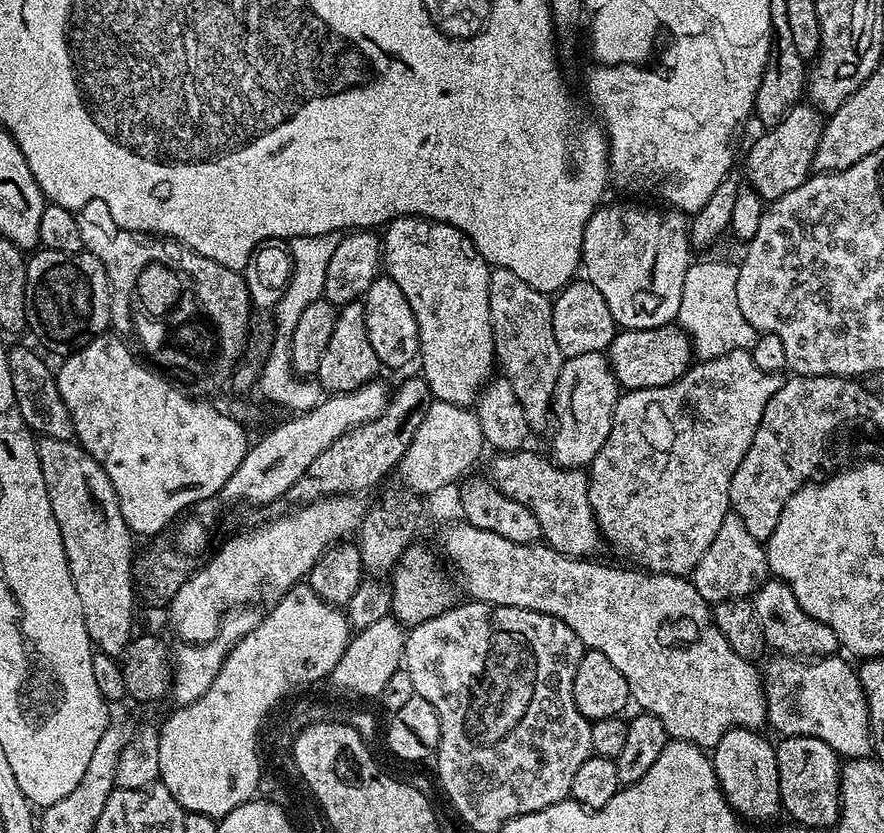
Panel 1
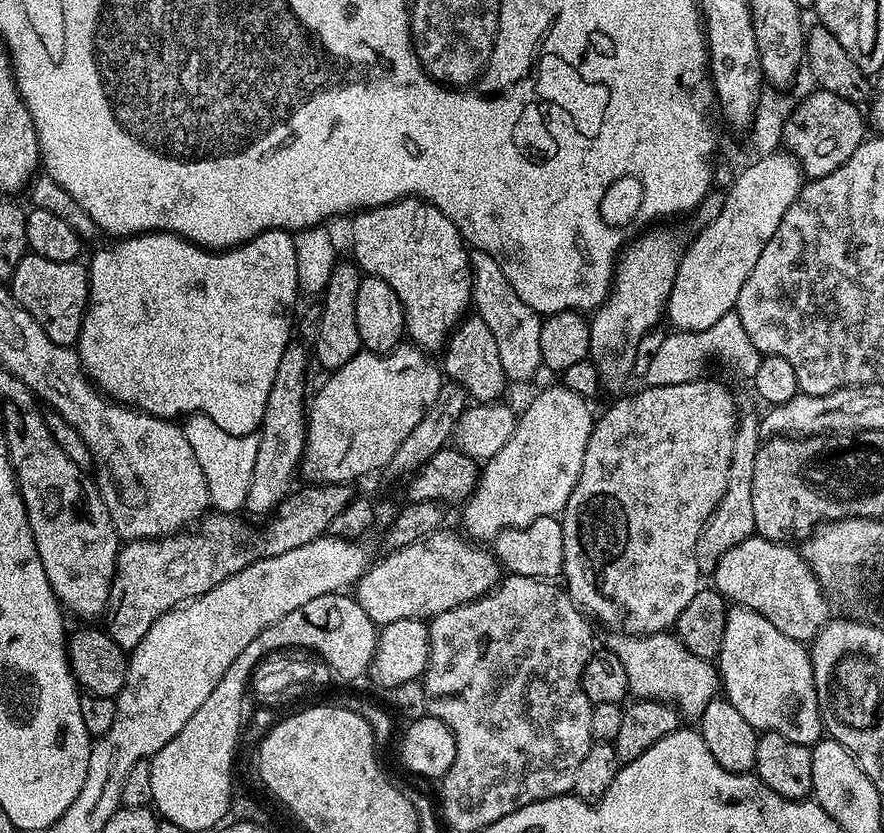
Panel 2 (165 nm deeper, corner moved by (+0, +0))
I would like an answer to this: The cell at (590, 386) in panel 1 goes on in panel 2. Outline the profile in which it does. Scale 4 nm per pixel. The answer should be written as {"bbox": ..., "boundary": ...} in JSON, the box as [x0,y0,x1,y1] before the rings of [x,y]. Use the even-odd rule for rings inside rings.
{"bbox":[463,386,594,542],"boundary":[[[557,386],[557,388],[548,388],[545,392],[540,392],[532,401],[528,404],[528,409],[519,415],[516,423],[516,429],[514,434],[510,438],[510,442],[506,442],[506,446],[502,446],[502,450],[498,450],[498,454],[494,454],[492,459],[487,461],[483,465],[480,473],[480,482],[476,485],[472,495],[468,497],[464,508],[464,528],[463,531],[467,533],[473,541],[476,542],[492,542],[495,541],[496,535],[504,531],[505,528],[524,528],[530,522],[534,522],[538,518],[543,516],[555,516],[559,517],[563,513],[566,502],[570,498],[570,494],[574,490],[574,486],[578,482],[578,474],[582,474],[582,462],[584,461],[584,455],[586,454],[586,446],[588,445],[588,439],[592,433],[592,425],[594,423],[594,414],[592,416],[592,408],[587,399],[579,395],[572,388],[565,388],[563,386]]]}

